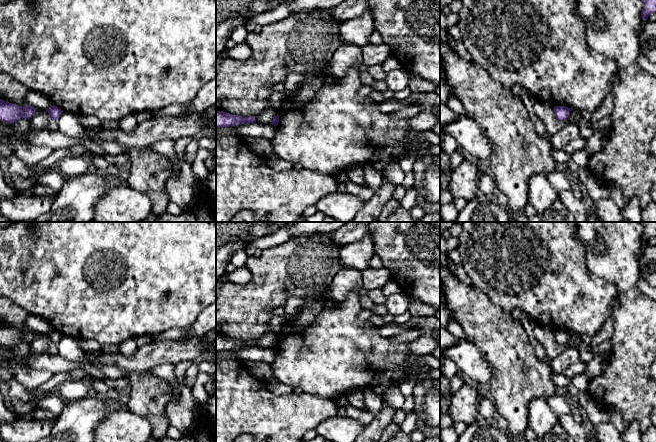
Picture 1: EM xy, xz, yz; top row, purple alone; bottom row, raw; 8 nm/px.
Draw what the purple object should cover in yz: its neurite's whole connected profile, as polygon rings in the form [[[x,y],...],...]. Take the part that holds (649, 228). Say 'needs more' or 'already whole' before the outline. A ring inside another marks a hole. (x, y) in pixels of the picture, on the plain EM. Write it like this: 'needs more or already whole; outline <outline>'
already whole; outline [[[641,222],[643,226],[643,233],[641,241],[646,245],[650,238],[656,236],[656,222]]]

